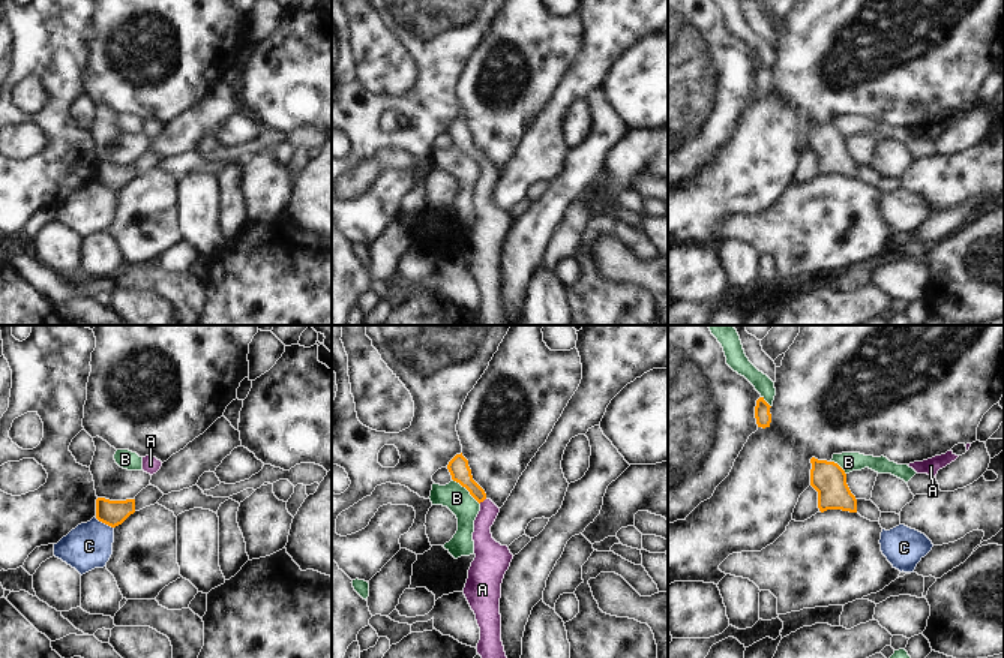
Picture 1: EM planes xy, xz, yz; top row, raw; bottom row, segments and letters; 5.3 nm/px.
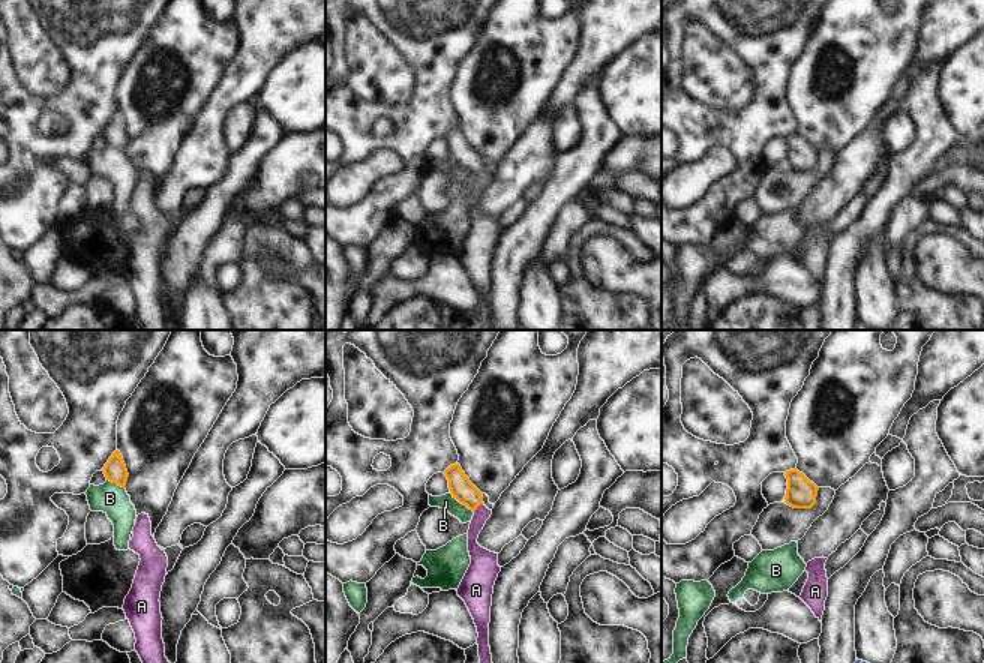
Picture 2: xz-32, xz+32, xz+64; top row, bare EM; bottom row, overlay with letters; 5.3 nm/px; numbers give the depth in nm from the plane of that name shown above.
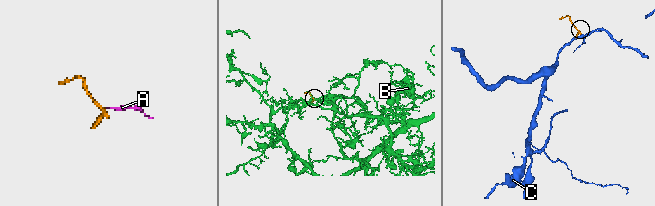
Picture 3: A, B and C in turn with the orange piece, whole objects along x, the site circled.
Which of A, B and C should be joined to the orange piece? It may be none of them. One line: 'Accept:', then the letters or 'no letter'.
Accept: A

